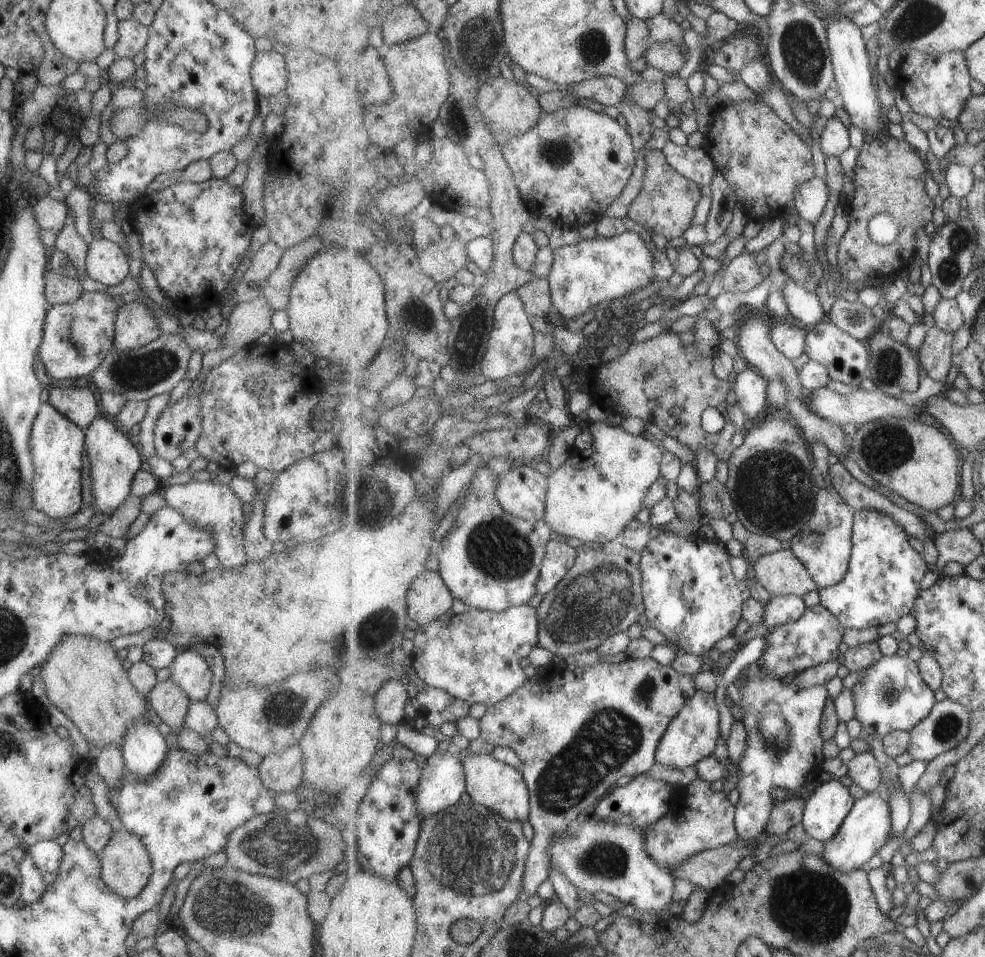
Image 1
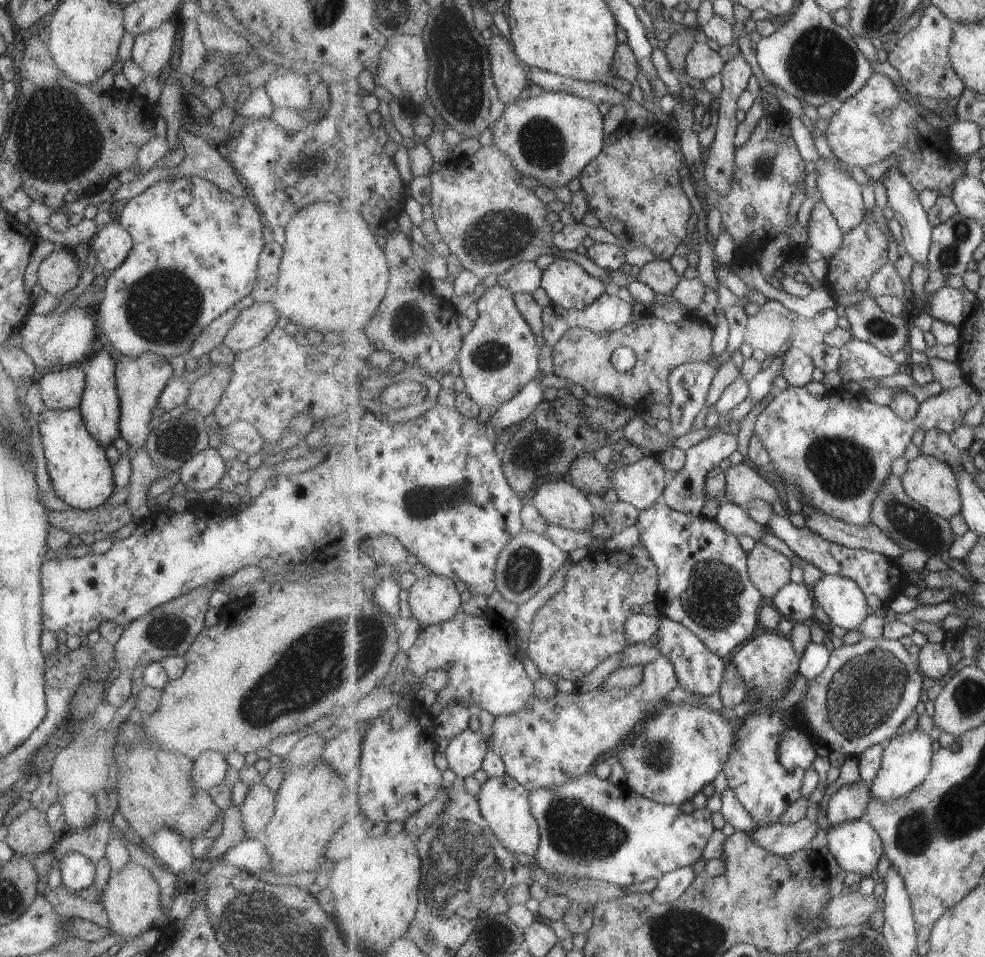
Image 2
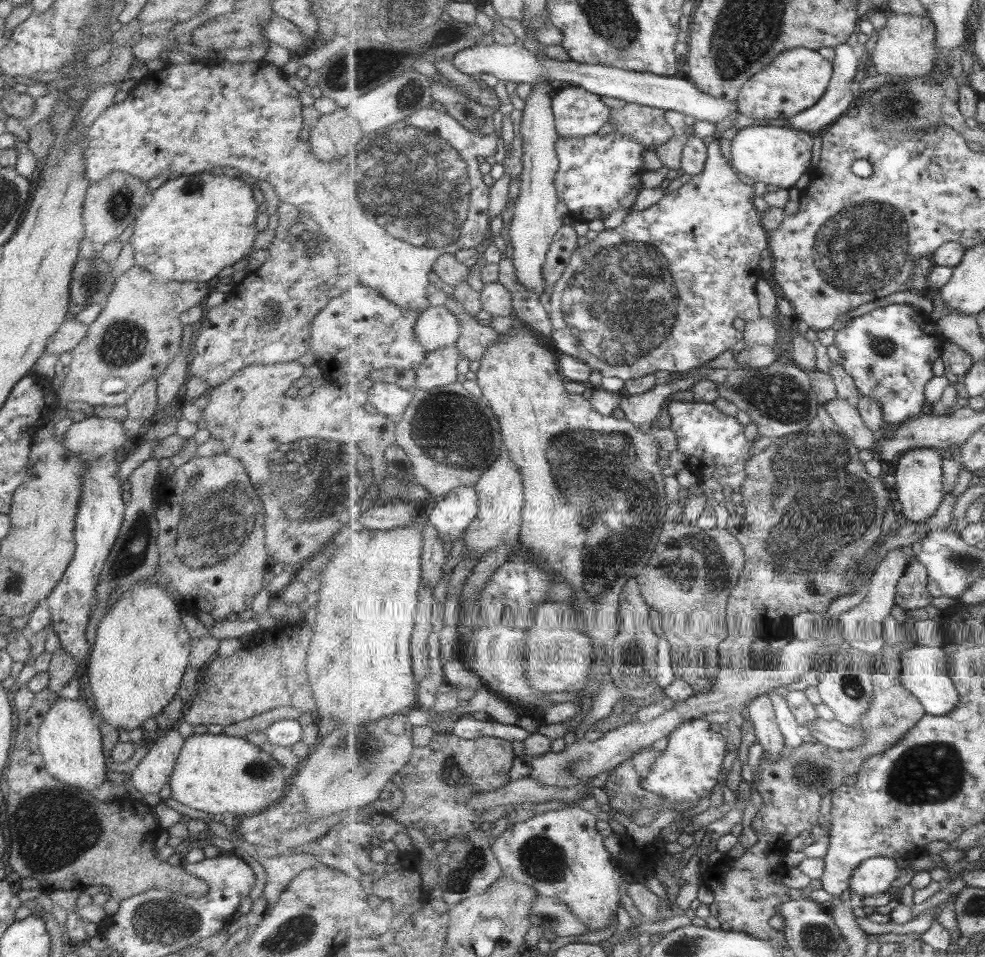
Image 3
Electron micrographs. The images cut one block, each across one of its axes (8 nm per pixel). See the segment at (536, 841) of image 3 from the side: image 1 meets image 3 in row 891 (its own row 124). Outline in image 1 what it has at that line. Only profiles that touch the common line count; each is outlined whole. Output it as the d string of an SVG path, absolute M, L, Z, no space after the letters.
M577 104L551 109L549 114L543 114L535 128L513 136L502 152L513 170L521 199L530 212L534 216L551 218L559 226L571 228L597 222L605 215L607 208L625 192L637 158L628 126L623 128L615 118Z

